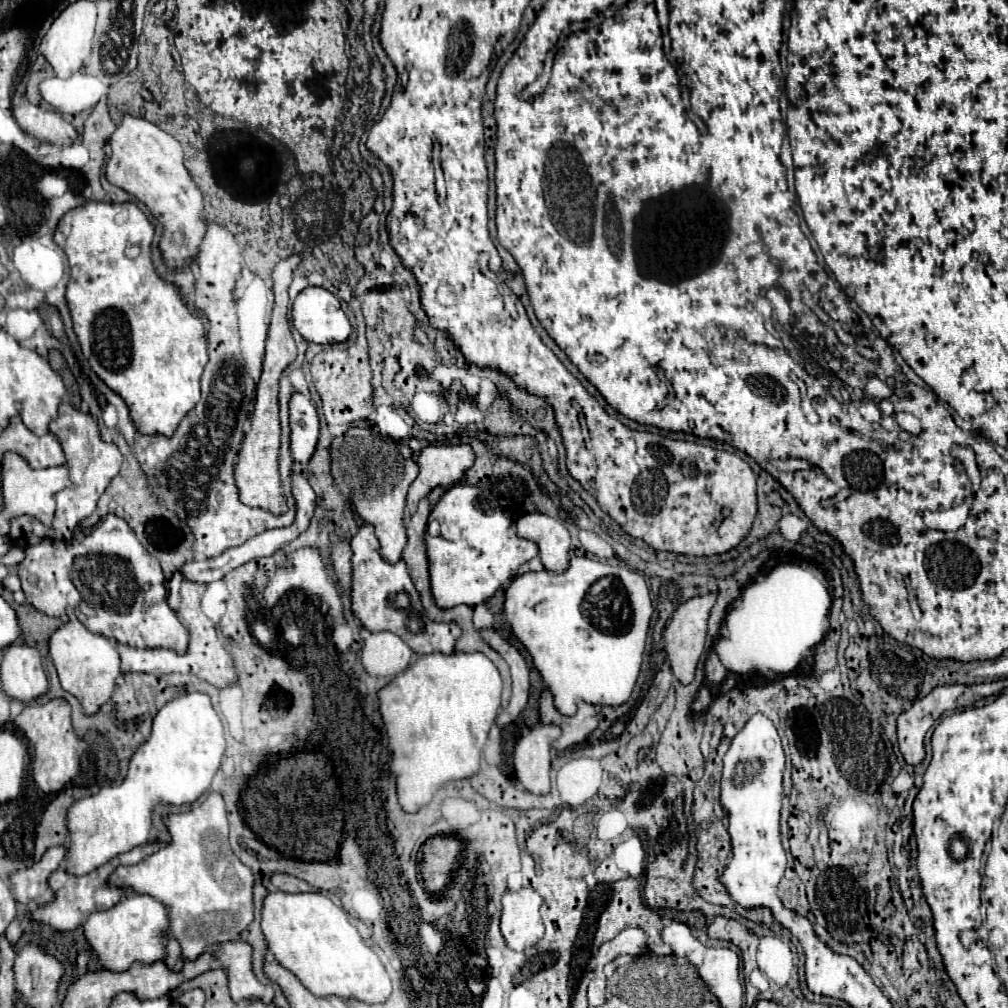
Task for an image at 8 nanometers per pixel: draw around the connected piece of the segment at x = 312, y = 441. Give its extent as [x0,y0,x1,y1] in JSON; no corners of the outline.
[289,393,319,461]

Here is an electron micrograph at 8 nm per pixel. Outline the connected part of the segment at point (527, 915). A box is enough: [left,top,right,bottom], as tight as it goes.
[501,889,545,951]

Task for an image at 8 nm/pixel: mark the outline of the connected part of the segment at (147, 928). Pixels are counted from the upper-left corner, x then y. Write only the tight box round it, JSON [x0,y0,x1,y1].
[83,893,169,973]

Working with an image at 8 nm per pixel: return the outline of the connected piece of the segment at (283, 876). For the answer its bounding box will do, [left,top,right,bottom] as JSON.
[271,873,317,891]

